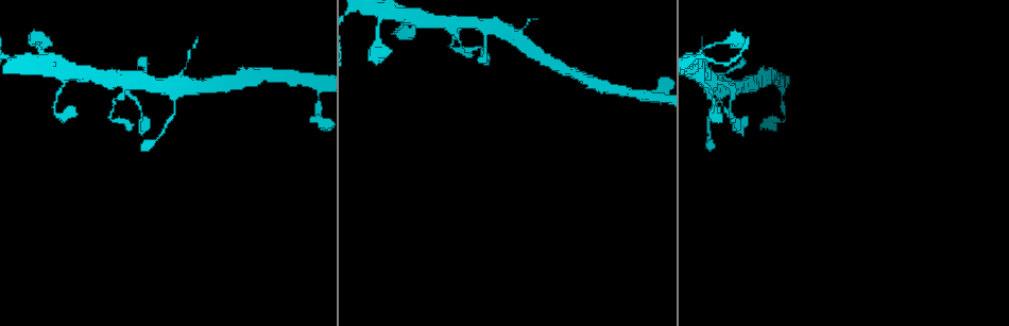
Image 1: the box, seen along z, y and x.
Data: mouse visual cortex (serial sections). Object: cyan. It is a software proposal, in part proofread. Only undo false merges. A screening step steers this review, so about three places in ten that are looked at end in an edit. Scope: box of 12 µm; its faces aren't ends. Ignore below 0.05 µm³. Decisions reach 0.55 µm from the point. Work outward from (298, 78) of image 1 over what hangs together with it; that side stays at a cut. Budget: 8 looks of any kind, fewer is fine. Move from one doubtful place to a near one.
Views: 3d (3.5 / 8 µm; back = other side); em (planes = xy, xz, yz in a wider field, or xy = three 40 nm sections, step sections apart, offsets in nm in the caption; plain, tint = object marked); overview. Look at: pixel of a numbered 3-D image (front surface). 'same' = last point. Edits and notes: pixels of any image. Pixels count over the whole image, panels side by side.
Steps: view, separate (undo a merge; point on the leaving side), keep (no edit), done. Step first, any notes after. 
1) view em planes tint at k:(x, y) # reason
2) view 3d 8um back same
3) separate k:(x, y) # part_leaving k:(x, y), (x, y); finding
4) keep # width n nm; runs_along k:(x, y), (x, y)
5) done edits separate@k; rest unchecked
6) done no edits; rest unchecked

view 3d 3.5um at 1:(316, 103) # narrows sharply

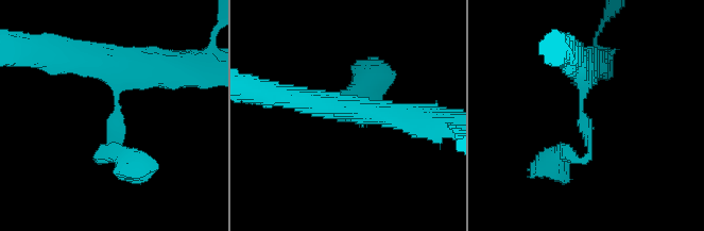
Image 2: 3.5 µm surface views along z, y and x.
keep # runs_along 2:(69, 54), (115, 78), (115, 143), (102, 157); continuous, no second cell

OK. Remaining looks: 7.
view 3d 3.5um at 1:(176, 89) # side arm on a straight run

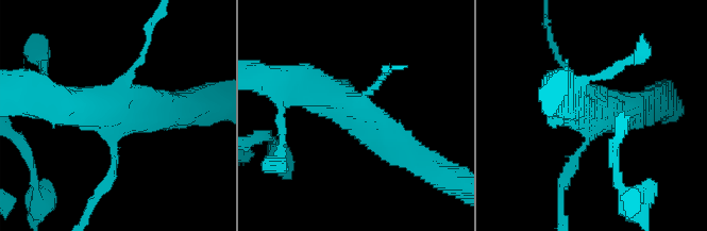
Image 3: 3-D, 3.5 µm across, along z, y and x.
view em xy step 2 tint at 3:(595, 109)

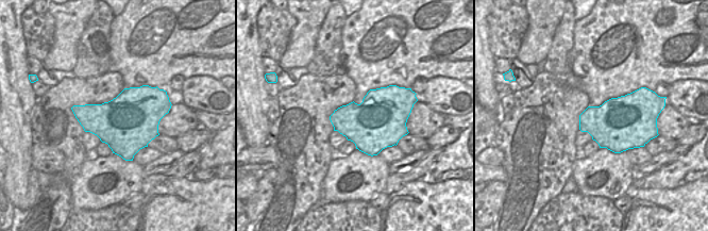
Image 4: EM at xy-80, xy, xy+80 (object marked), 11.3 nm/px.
keep # one cell here

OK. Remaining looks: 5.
view 3d 3.5um at 1:(452, 31) # four arms meet

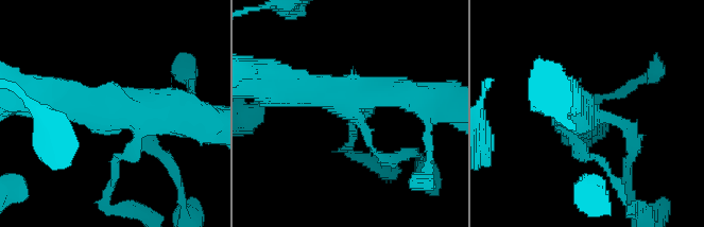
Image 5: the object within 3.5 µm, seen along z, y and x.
view em planes tint at 5:(584, 115) # arms 4; arm_widths 150, 150, 450, 450 nm

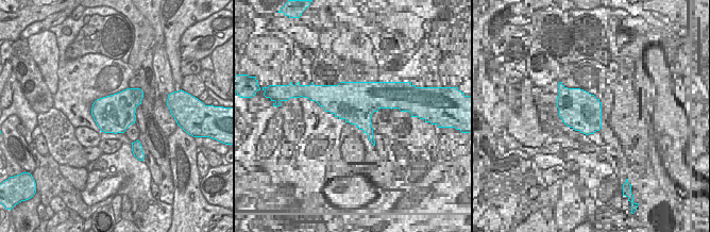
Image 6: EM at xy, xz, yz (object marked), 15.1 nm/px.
keep # continuous, no second cell

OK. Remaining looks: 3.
view 3d 3.5um at 1:(381, 14) # sharp bend

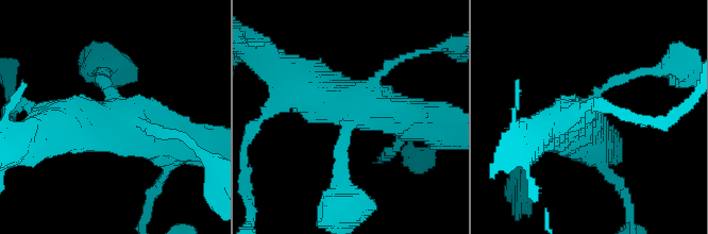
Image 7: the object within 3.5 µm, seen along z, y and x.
view em xy step 1 tint at 7:(117, 103)

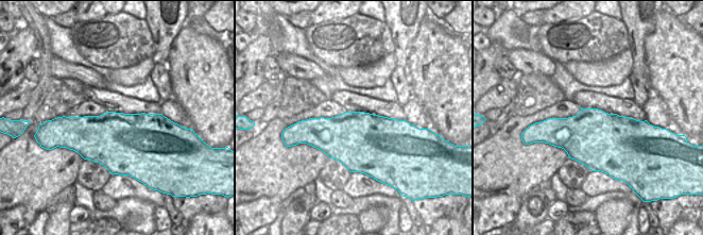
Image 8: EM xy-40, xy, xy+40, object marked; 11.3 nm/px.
keep # runs_along 7:(181, 144), (119, 120), (47, 114); one cell here

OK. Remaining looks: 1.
done no edits; rest unchecked

